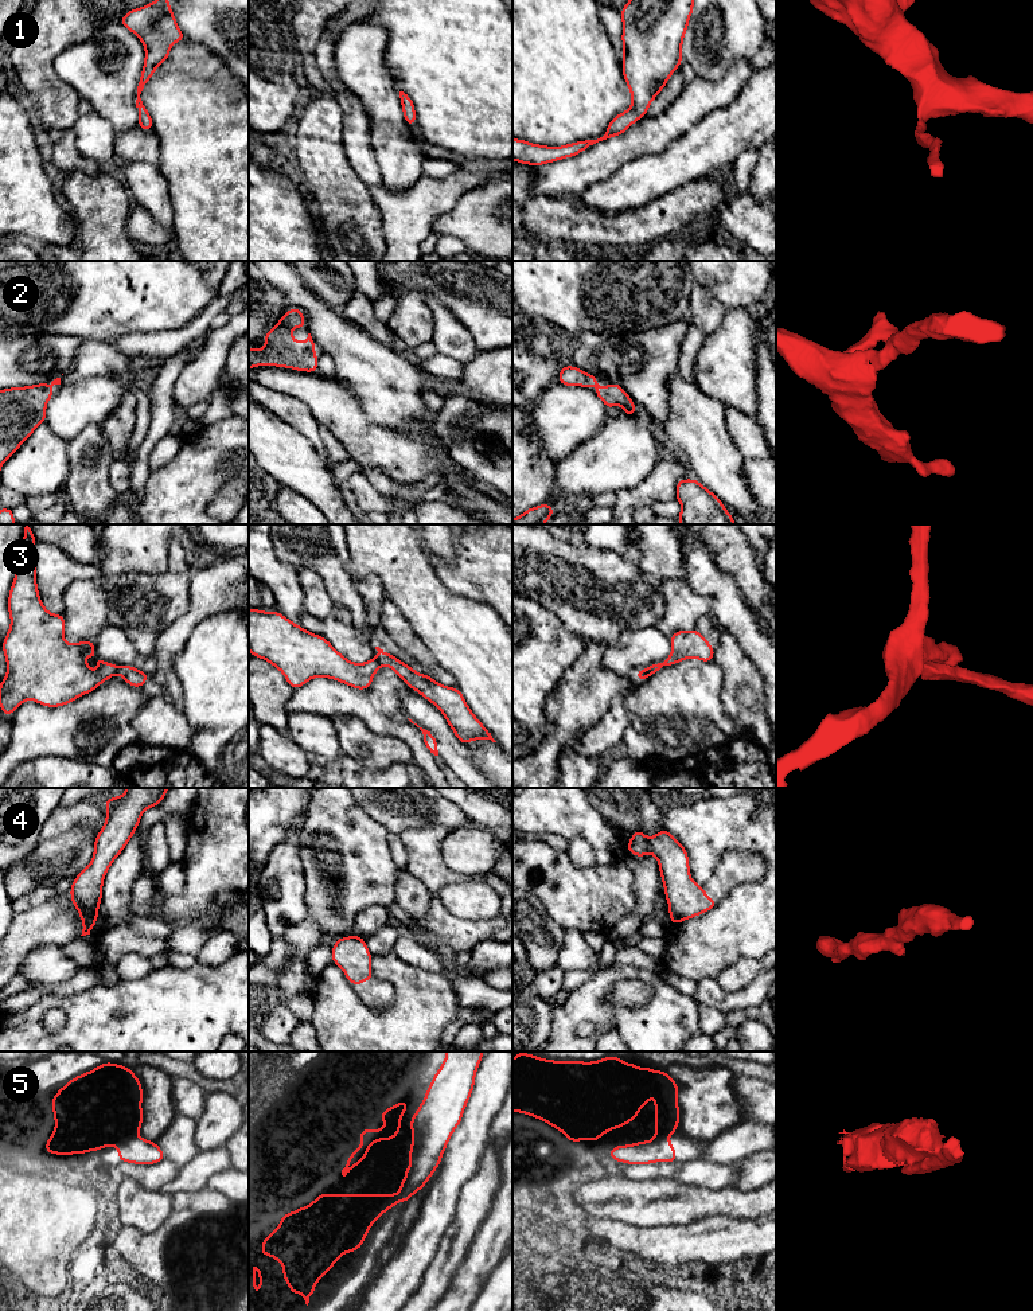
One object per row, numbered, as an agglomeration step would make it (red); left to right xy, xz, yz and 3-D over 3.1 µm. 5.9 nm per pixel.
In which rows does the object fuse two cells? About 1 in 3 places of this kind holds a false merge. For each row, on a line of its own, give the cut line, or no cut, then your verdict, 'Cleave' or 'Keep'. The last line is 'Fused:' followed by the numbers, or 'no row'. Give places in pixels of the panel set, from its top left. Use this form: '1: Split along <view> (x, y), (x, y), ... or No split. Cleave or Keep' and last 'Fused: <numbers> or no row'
1: No split. Keep
2: No split. Keep
3: Split along yz (648, 667), (651, 674). Cleave
4: No split. Keep
5: Split along xy (133, 1136), (116, 1144). Cleave
Fused: 3, 5

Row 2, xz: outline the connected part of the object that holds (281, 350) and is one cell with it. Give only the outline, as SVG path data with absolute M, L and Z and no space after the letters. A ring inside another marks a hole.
M291 308L265 335L265 348L249 347L249 368L256 366L278 366L297 371L316 372L319 358L315 355L315 340L311 333L299 344L291 336L291 328L305 328L303 312Z

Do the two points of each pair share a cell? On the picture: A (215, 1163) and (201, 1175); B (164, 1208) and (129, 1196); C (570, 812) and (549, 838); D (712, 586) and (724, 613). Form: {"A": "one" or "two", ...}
{"A": "one", "B": "one", "C": "two", "D": "one"}

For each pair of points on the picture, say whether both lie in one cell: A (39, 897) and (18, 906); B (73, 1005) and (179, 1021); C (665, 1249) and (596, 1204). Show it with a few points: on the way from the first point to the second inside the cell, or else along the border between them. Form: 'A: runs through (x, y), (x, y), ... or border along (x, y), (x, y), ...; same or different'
A: runs through (34, 898), (23, 904); same
B: runs through (100, 1021), (152, 1021); same
C: border along (619, 1218), (630, 1224), (654, 1228); different

